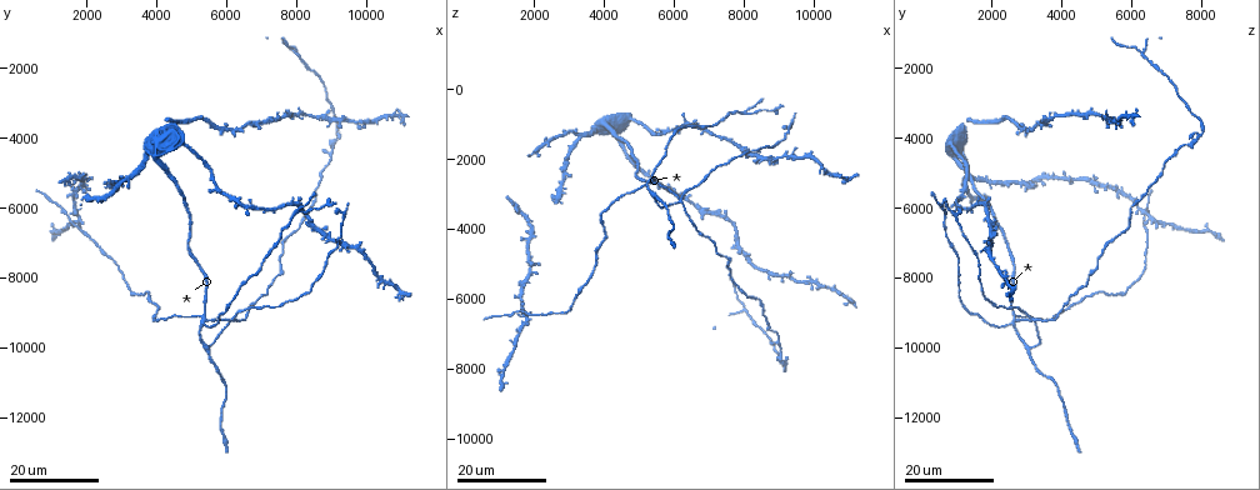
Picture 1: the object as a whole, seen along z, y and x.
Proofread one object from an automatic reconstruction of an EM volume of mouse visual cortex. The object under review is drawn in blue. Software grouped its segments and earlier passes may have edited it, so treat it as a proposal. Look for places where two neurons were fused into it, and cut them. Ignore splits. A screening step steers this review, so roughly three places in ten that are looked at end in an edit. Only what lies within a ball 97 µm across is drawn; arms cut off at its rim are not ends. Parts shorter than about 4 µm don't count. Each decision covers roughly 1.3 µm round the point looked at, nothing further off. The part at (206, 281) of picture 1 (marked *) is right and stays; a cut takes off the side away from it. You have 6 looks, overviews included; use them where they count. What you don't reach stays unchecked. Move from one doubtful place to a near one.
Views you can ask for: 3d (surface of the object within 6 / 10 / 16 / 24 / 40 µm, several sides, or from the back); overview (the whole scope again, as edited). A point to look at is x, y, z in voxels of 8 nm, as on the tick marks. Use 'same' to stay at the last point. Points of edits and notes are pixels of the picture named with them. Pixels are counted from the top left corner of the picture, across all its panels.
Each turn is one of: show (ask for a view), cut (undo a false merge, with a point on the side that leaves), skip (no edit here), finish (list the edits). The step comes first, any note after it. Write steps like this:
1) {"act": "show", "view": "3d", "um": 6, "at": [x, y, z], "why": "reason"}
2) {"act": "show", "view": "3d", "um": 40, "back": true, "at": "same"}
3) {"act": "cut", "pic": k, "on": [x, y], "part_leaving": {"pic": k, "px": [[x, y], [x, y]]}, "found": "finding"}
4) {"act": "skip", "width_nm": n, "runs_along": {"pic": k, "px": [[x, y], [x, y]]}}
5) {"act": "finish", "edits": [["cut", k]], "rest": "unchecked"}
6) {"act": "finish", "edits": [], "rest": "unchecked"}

{"act": "show", "view": "3d", "um": 24, "at": [6200, 9100, 3200], "why": "four-way junction"}

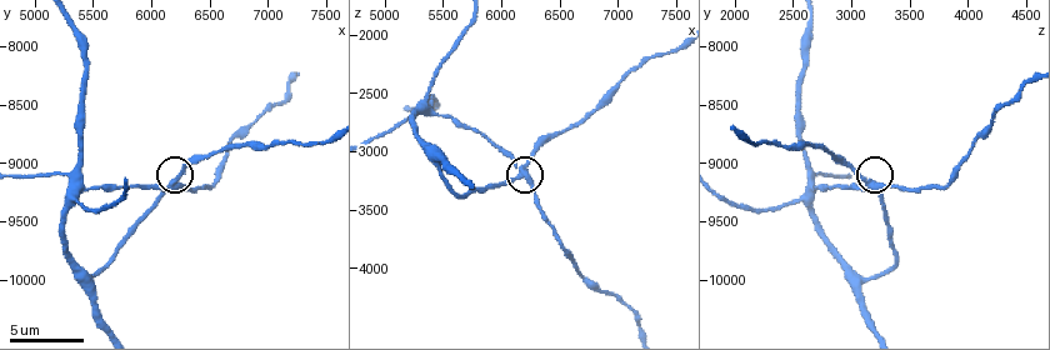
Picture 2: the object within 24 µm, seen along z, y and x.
{"act": "show", "view": "3d", "um": 6, "at": [6200, 9200, 3200], "why": "closer look"}

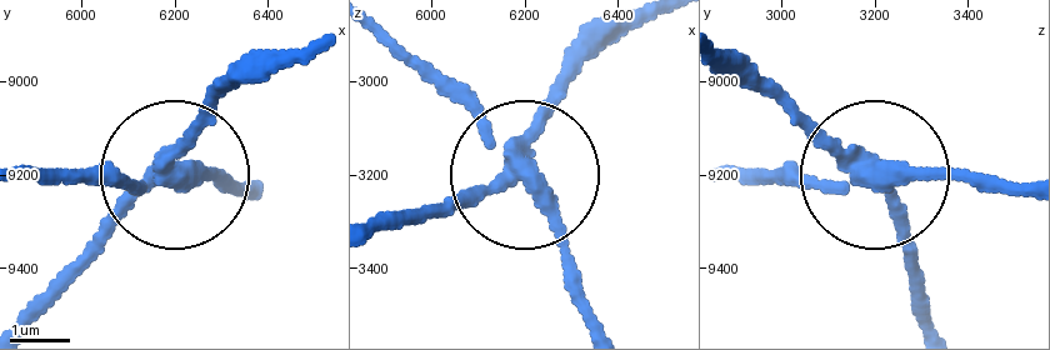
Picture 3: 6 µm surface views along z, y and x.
{"act": "skip", "runs_along": {"pic": 3, "px": [[374, 20], [514, 174], [379, 209]]}, "found": "all the same neuron"}

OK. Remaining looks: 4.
{"act": "show", "view": "3d", "um": 10, "at": [5280, 9100, 2680], "why": "small branch off a trunk"}

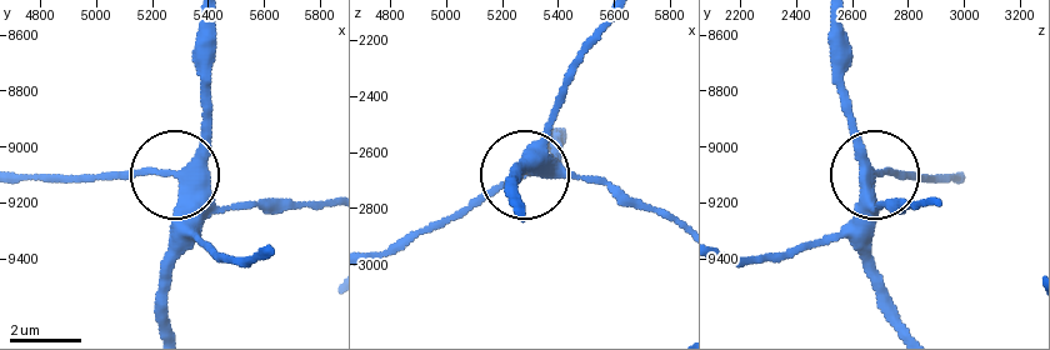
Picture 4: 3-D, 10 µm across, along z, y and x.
{"act": "show", "view": "3d", "um": 10, "back": true, "at": [5290, 9100, 2670]}

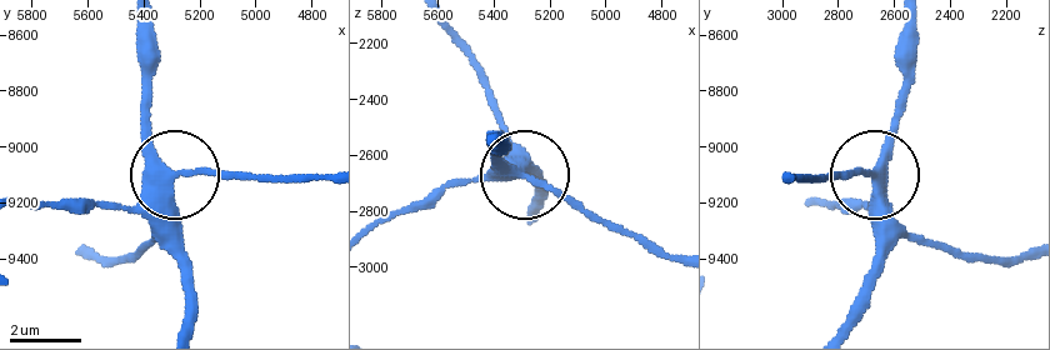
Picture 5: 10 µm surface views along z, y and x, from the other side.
{"act": "skip", "arms": 3, "found": "continuous, no second neuron"}

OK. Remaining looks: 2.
{"act": "show", "view": "3d", "um": 16, "at": [1500, 6200, 6300]}

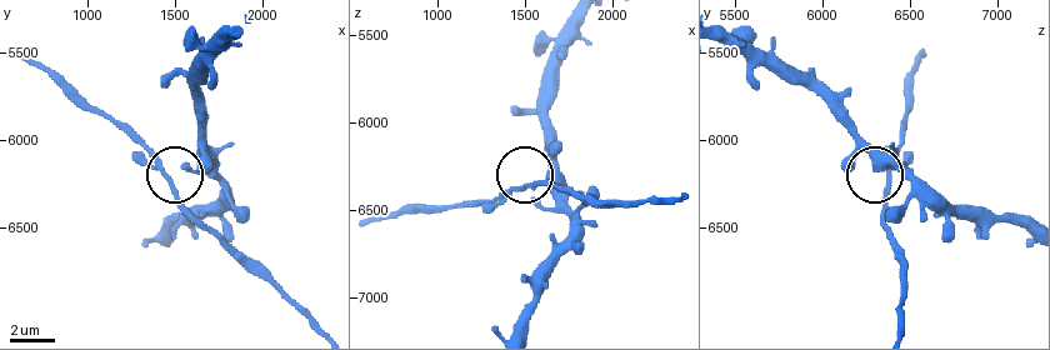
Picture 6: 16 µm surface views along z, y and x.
{"act": "show", "view": "3d", "um": 10, "at": [1480, 6240, 6360]}

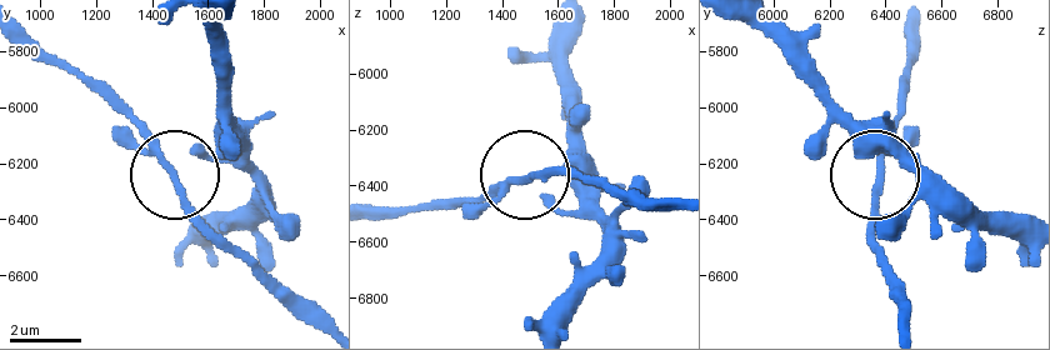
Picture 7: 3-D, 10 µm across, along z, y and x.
{"act": "skip", "runs_along": {"pic": 7, "px": [[671, 198], [618, 198], [546, 170], [441, 198]]}, "found": "continuous, no second neuron"}

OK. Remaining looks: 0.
{"act": "finish", "edits": [], "rest": "unchecked"}

